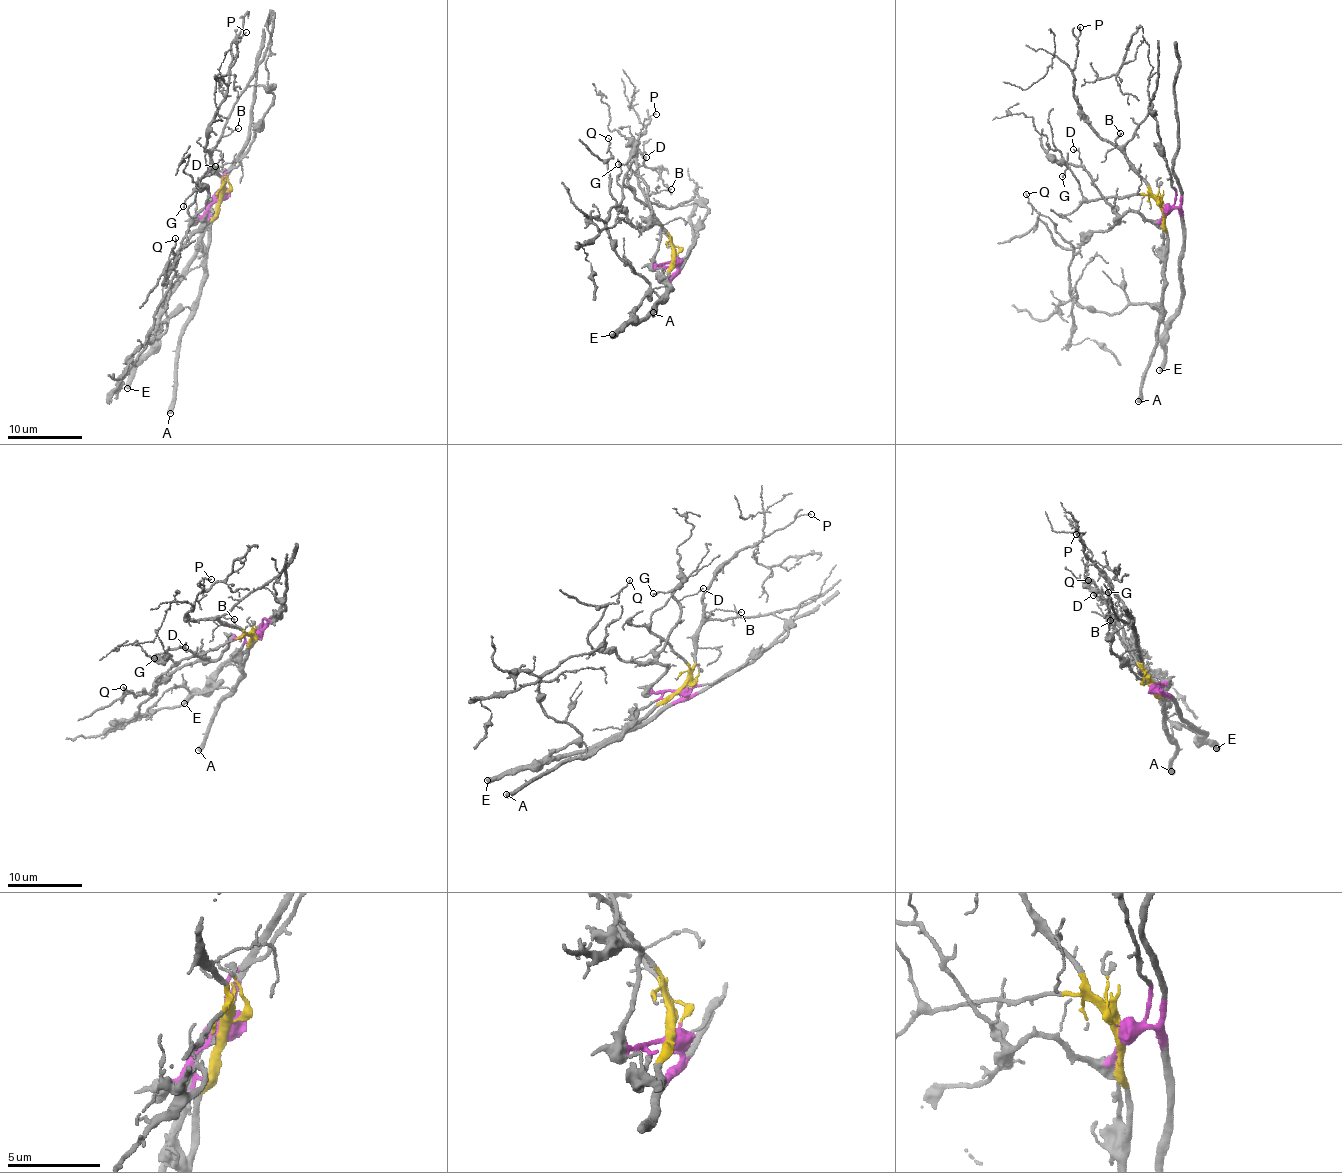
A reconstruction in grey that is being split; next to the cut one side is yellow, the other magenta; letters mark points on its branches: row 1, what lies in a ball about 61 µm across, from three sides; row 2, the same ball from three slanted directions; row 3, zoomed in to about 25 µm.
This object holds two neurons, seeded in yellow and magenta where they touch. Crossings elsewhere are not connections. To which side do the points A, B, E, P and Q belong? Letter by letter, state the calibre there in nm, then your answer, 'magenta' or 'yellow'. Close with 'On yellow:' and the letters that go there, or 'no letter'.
A: calibre 500 nm; yellow
B: calibre 90 nm; yellow
E: calibre 440 nm; magenta
P: calibre 90 nm; yellow
Q: calibre 70 nm; magenta
On yellow: A, B, P

